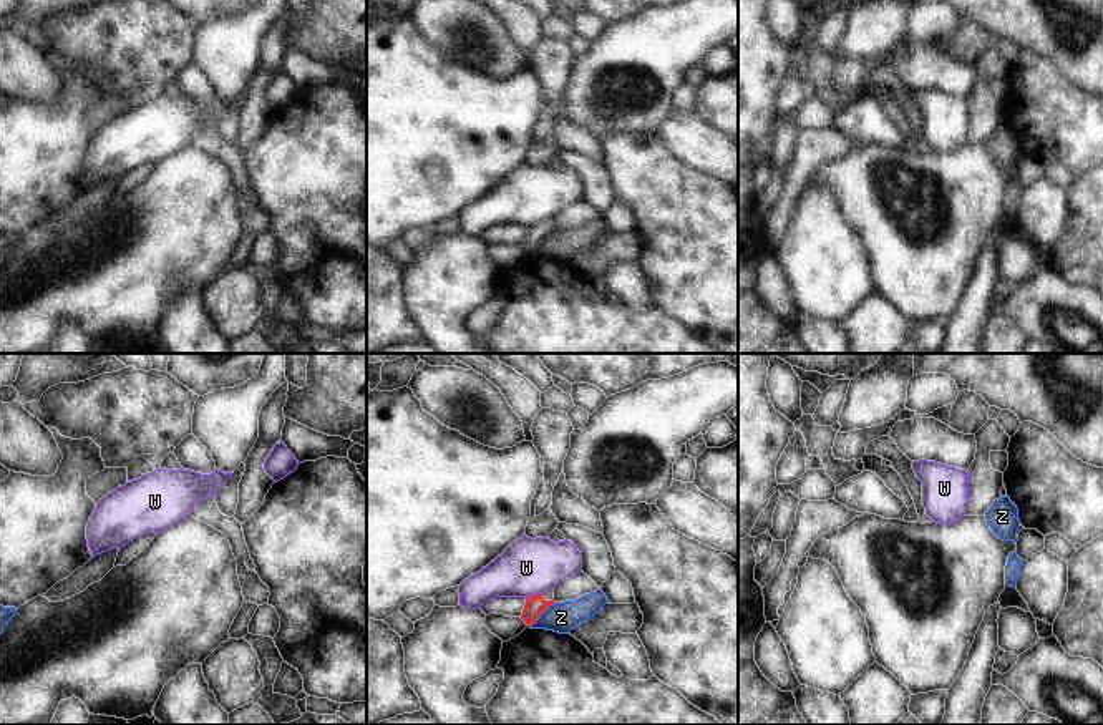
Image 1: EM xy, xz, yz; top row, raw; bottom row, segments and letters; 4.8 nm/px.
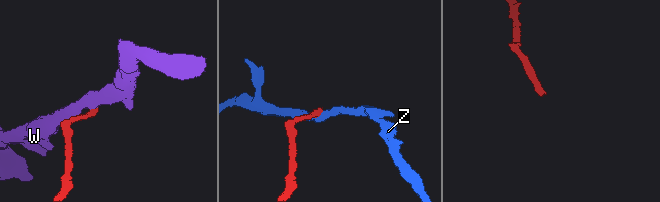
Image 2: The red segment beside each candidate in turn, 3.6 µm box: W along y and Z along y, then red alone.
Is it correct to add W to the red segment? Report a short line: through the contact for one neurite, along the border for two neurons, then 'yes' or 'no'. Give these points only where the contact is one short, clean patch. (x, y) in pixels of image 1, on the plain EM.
xz (541, 221), (526, 228) | no

